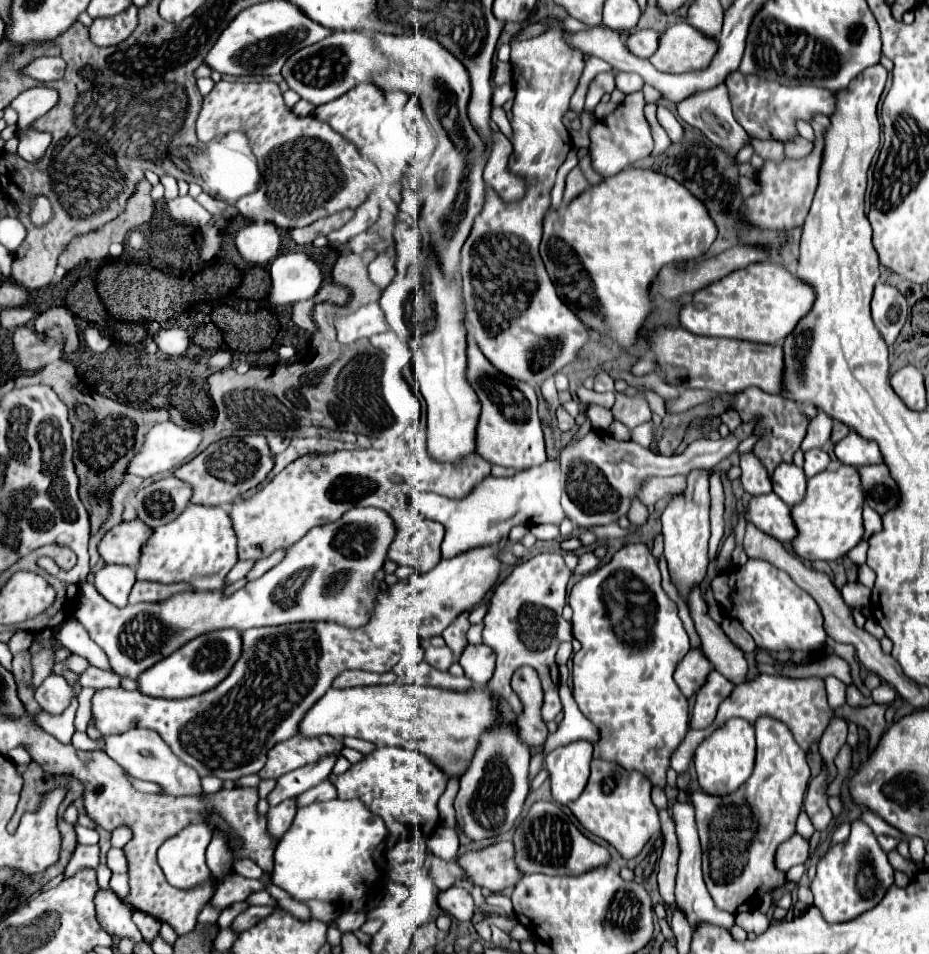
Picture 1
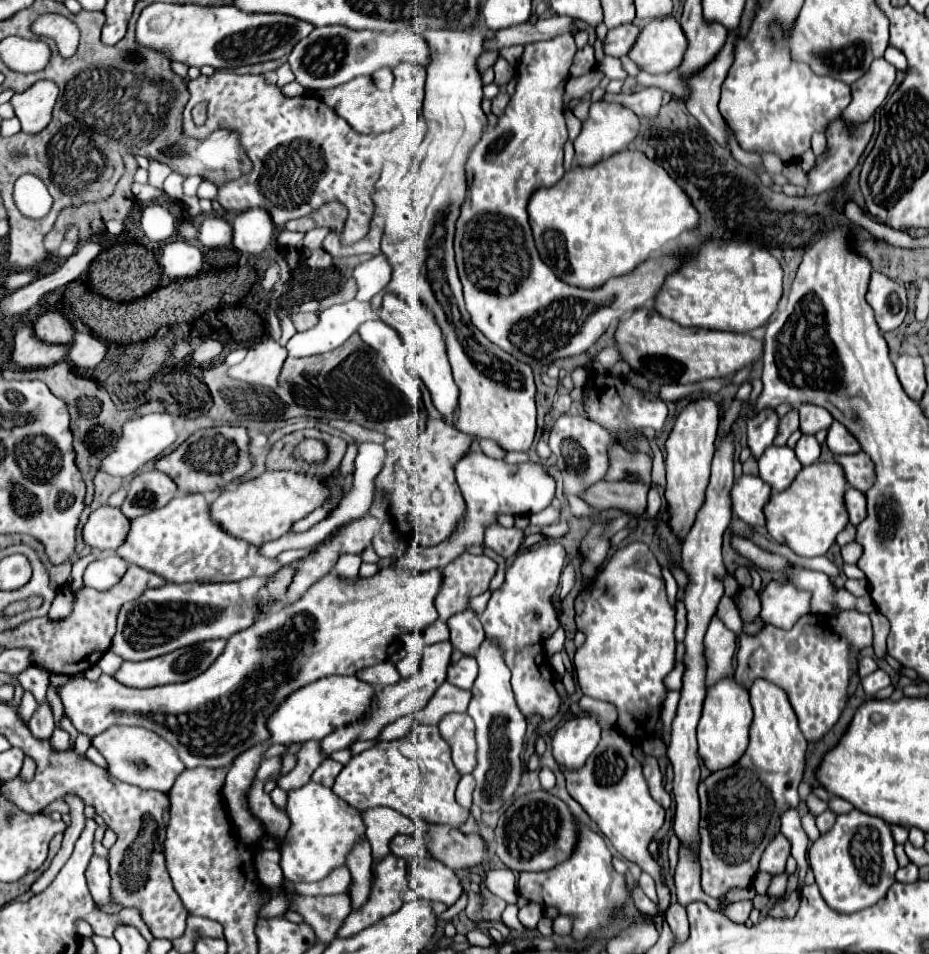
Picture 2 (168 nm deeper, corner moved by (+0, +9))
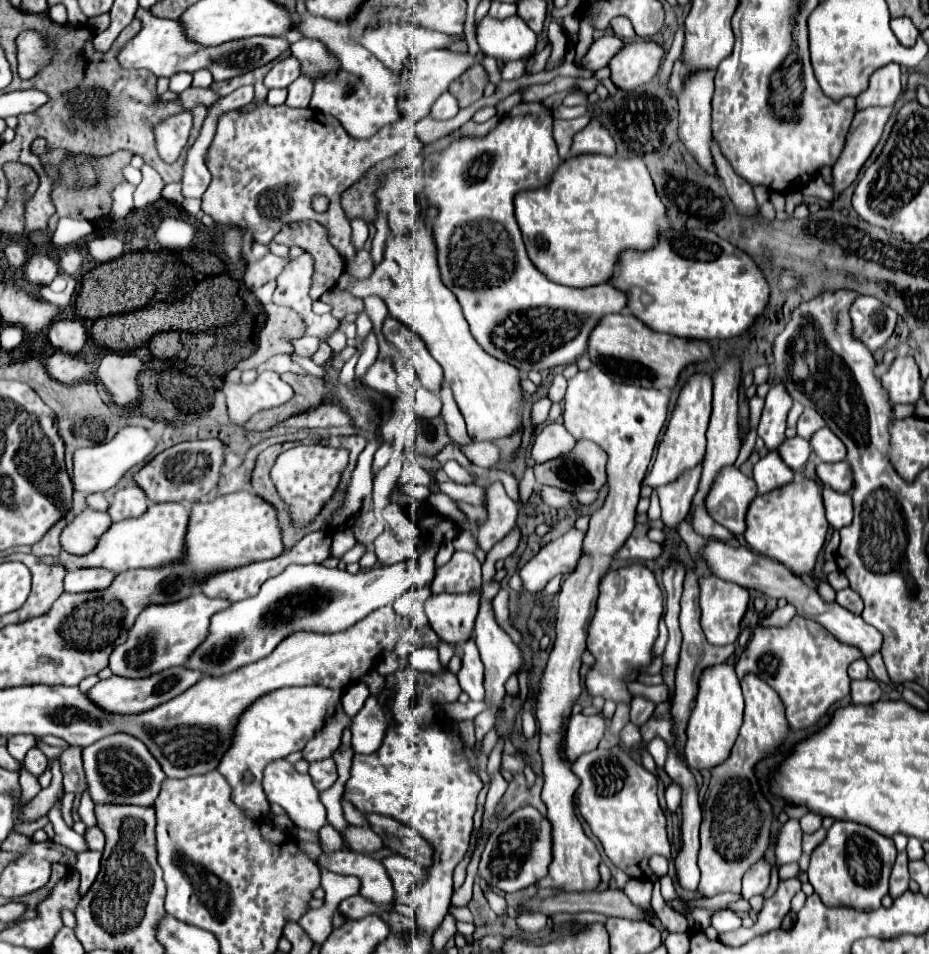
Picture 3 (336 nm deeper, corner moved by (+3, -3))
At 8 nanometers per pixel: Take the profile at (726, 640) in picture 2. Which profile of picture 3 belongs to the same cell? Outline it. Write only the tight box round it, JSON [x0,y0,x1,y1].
[701,578,749,646]

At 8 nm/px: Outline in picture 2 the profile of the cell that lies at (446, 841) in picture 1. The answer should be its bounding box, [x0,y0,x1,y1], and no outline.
[456,774,476,808]

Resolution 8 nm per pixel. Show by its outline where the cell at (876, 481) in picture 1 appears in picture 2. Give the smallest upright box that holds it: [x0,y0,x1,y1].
[836,452,874,492]

